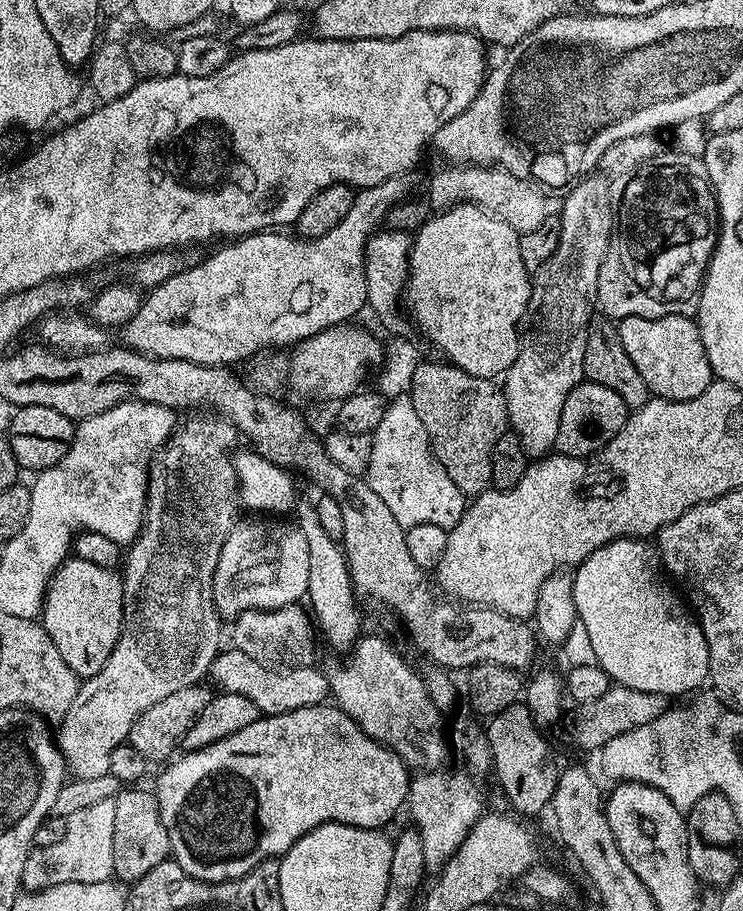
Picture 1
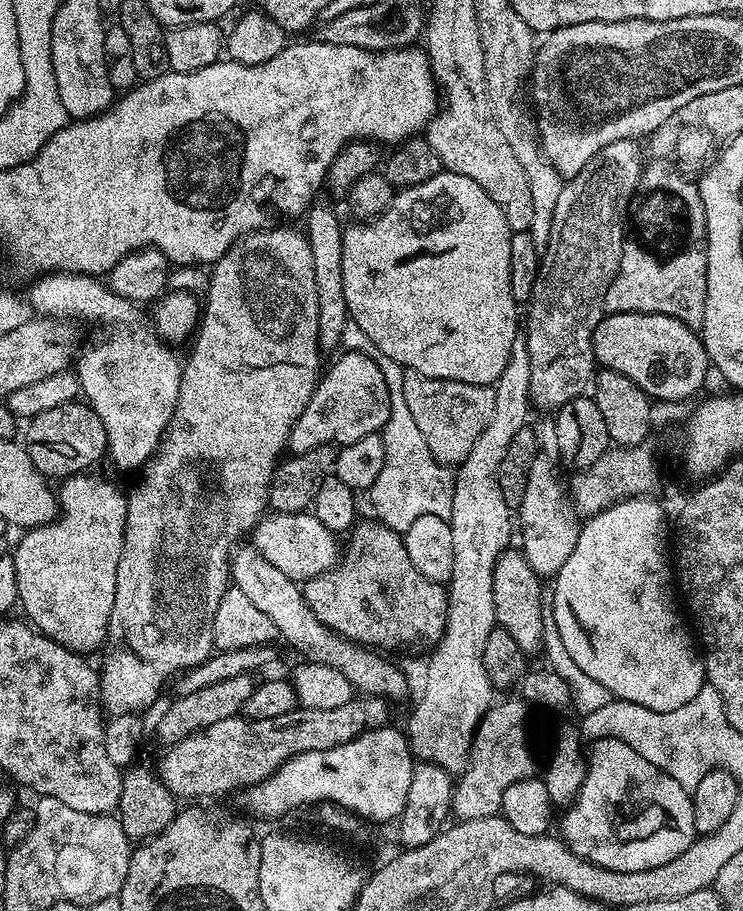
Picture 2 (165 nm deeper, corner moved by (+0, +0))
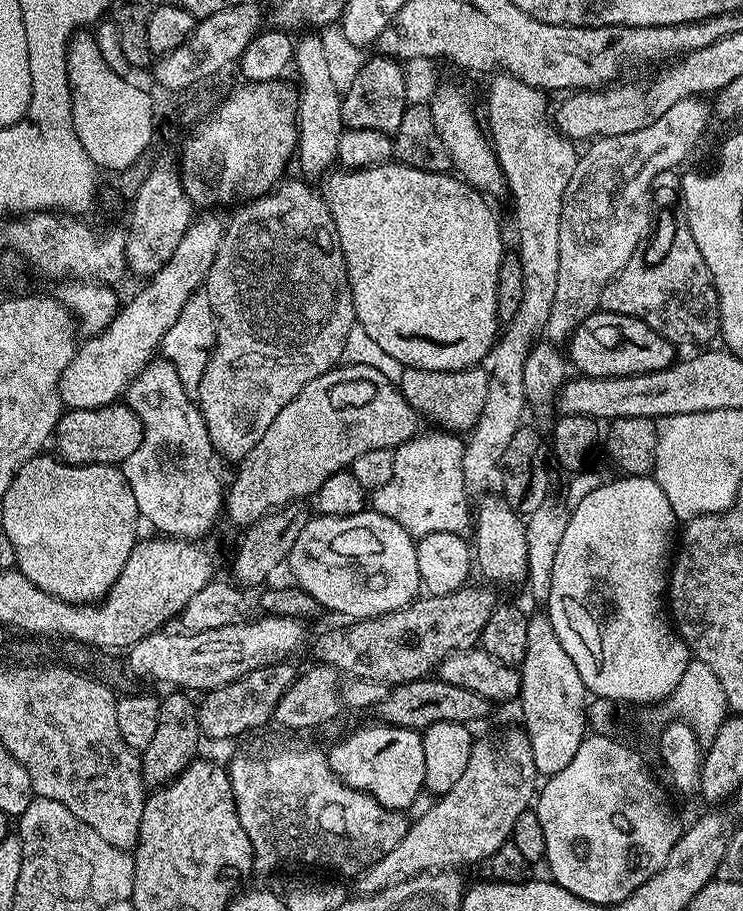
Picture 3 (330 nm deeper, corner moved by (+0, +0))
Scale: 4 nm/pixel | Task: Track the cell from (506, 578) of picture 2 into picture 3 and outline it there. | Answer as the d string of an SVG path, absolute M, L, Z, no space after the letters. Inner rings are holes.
M488 494L483 497L480 505L474 508L474 528L476 537L471 537L470 544L474 549L474 564L488 581L496 584L525 583L528 574L526 560L525 521L499 495Z

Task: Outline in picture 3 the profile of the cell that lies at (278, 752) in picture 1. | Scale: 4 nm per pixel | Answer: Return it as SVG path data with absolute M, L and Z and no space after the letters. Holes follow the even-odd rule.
M375 722L337 742L328 752L328 765L339 780L370 794L383 808L406 810L424 788L422 736L415 728L395 728Z

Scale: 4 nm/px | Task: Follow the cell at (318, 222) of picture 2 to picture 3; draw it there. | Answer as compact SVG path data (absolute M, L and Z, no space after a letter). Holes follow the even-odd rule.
M304 36L297 39L294 44L294 72L300 75L298 83L298 99L296 101L296 151L295 155L300 156L299 175L305 181L319 181L337 163L338 142L342 134L346 131L342 122L342 110L340 102L342 99L341 89L336 89L336 80L332 77L332 64L328 61L328 52L324 49L324 44L316 36Z

